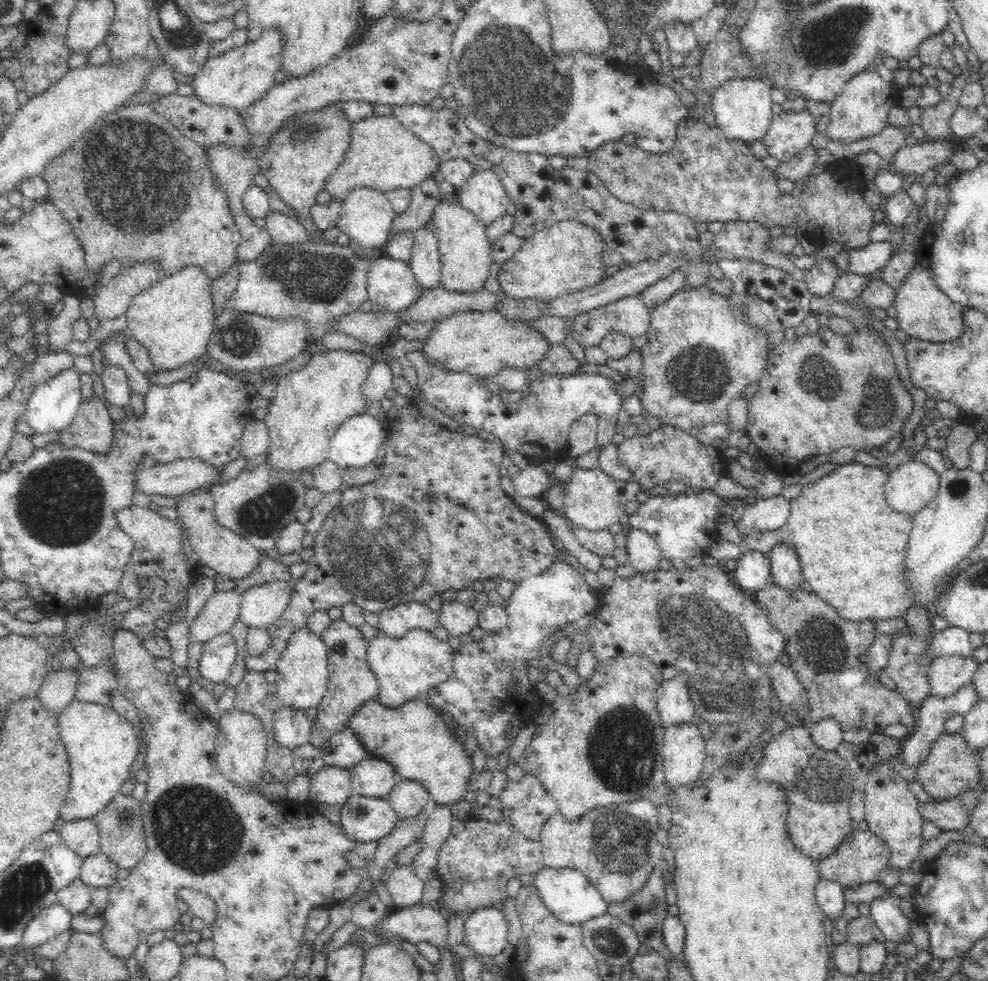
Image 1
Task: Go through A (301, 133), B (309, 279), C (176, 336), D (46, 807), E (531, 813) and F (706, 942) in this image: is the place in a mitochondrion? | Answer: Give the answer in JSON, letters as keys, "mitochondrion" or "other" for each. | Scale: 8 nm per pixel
{"A":"mitochondrion","B":"mitochondrion","C":"other","D":"other","E":"other","F":"other"}

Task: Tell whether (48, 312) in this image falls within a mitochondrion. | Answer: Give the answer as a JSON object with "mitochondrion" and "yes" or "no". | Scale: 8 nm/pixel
{"mitochondrion":"no"}

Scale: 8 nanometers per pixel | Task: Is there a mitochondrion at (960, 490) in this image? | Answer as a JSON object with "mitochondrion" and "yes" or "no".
{"mitochondrion":"yes"}

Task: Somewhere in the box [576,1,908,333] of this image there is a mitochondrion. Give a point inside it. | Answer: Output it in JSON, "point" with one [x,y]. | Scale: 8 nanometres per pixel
{"point":[827,34]}

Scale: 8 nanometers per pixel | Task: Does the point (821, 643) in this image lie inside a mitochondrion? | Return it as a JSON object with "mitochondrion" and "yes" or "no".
{"mitochondrion":"yes"}

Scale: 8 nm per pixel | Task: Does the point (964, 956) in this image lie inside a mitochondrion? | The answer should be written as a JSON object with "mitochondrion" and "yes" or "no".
{"mitochondrion":"no"}

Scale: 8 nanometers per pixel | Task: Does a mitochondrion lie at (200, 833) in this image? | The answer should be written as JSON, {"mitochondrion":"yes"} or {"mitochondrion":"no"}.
{"mitochondrion":"yes"}

